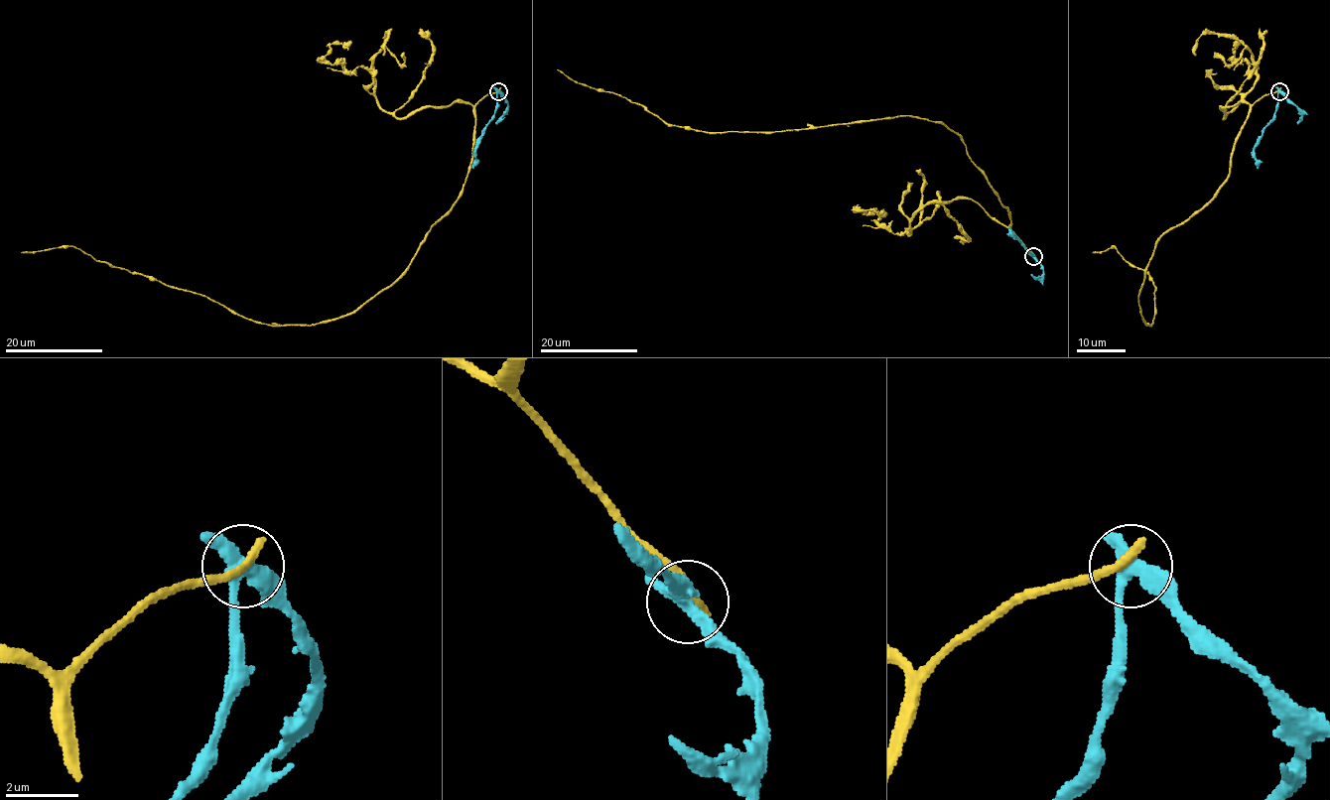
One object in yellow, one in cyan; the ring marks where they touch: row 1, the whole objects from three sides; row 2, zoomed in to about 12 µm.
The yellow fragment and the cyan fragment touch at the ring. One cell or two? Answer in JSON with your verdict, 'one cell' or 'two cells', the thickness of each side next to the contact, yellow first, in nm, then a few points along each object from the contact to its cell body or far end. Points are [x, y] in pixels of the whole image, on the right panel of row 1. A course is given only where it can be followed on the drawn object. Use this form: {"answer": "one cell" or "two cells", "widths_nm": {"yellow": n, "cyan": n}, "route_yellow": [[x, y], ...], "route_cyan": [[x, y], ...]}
{"answer": "two cells", "widths_nm": {"yellow": 280, "cyan": 320}, "route_yellow": [[1278, 91], [1252, 106], [1227, 181], [1155, 246], [1138, 295], [1150, 326], [1148, 274], [1114, 246], [1092, 252]], "route_cyan": [[1279, 91], [1274, 118], [1263, 131], [1254, 150], [1258, 168]]}

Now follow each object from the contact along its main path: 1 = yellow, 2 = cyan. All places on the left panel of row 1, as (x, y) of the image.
1: (498, 91), (475, 106), (463, 193), (404, 272), (339, 317), (311, 326), (256, 323), (72, 246), (21, 252)
2: (498, 91), (493, 118), (482, 131), (472, 168)

